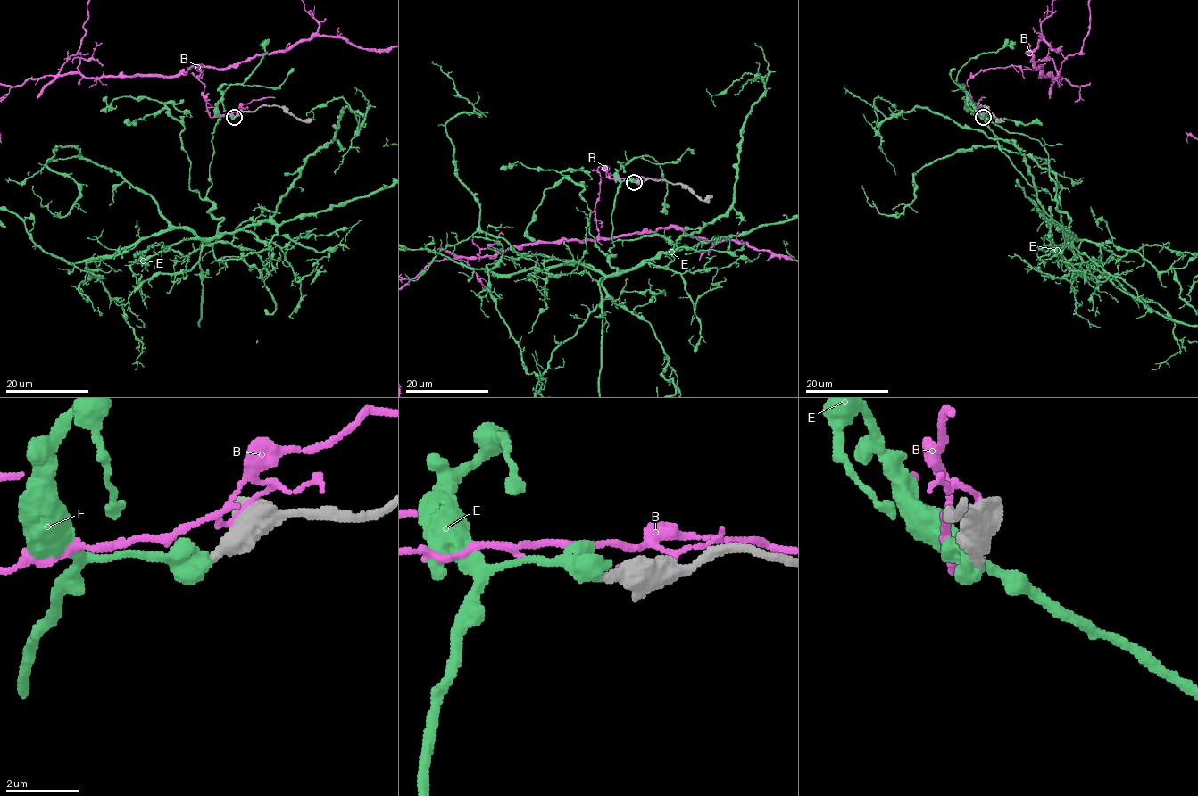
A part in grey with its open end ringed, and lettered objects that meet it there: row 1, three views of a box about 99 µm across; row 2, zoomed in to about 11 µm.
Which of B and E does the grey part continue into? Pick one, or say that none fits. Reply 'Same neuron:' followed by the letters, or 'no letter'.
Same neuron: E

